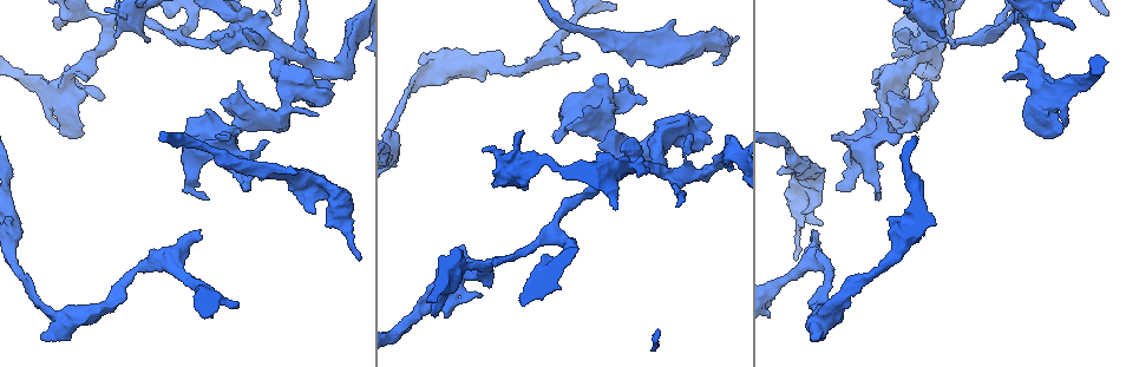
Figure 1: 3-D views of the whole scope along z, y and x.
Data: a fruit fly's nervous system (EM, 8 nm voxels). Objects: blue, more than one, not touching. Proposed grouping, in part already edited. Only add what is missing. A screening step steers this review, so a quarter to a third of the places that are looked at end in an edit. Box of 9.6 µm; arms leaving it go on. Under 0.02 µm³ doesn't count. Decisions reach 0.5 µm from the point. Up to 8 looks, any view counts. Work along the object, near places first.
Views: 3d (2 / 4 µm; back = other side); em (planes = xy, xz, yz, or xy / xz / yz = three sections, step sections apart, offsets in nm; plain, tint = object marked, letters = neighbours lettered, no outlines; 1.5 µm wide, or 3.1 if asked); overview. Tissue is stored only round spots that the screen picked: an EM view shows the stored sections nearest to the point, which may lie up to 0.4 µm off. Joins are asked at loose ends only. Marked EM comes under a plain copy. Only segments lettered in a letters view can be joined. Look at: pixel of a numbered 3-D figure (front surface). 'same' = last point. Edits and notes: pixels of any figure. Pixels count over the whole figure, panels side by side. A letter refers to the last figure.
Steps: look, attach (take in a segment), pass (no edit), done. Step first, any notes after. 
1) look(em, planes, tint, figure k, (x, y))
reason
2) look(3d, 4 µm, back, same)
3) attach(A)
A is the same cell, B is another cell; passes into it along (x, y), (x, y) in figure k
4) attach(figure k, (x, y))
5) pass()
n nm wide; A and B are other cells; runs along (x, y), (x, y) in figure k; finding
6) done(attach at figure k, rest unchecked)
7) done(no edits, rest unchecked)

look(3d, 2 µm, figure 1, (298, 193))
free end

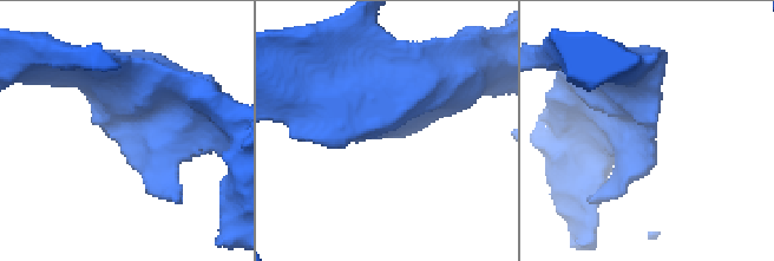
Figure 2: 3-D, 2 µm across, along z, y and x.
look(em, planes, tint, figure 2, (115, 138))

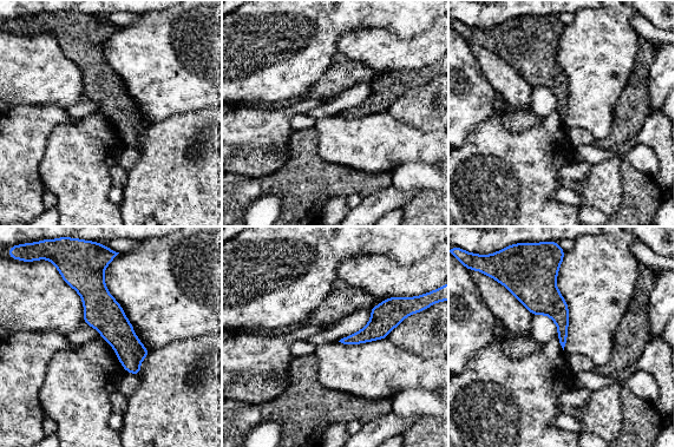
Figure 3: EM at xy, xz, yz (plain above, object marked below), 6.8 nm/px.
look(em, planes, letters, same)
see the neighbours

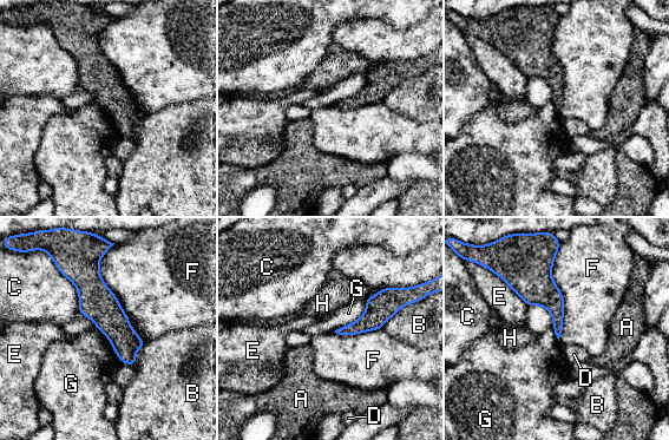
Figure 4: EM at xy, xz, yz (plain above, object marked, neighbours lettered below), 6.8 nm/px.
pass()
F touches over 700 nm; A, B, C, D, E, F, G and H are other cells; border along (366, 300), (354, 321), (333, 332) in figure 4; none of them fits

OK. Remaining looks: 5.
look(3d, 4 µm, figure 1, (576, 53))
free end

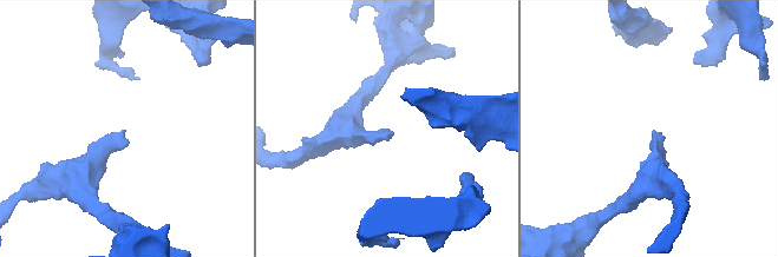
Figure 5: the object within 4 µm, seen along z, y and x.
look(em, xy, step 8, letters, figure 5, (387, 133))
shape alone is not enough

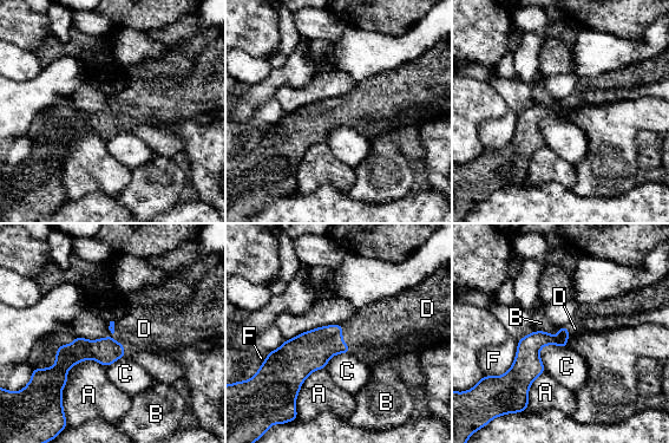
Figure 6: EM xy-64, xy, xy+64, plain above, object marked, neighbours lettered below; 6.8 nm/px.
attach(D)
D is the same cell, A, B, C and F are other cells; passes into it along (309, 351), (342, 338), (375, 324) in figure 6; it goes on there

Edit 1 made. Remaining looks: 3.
done(attach at figure 6, rest unchecked)

